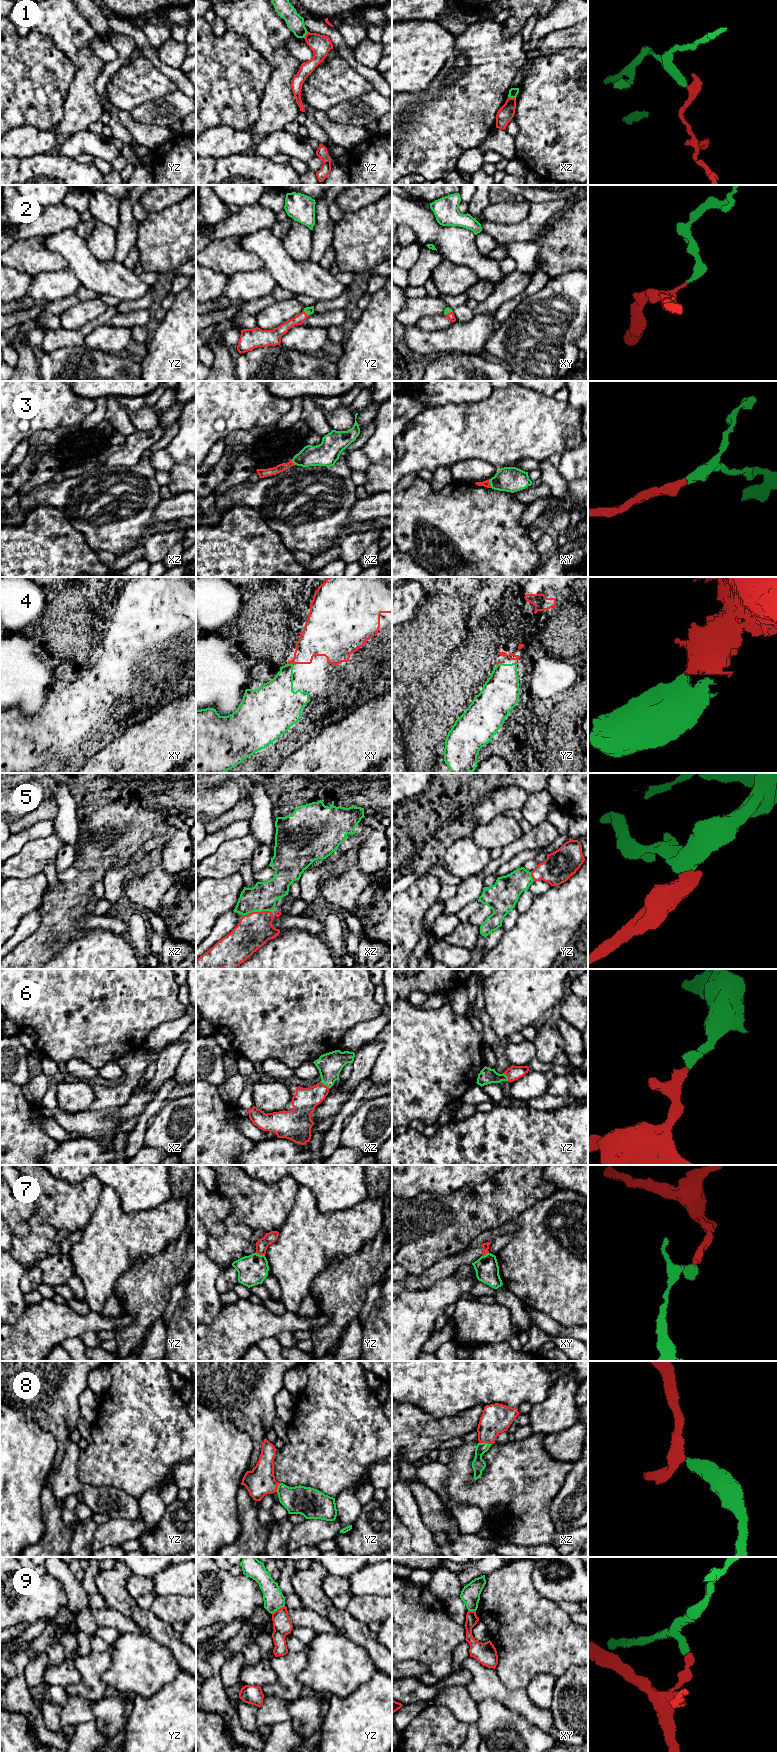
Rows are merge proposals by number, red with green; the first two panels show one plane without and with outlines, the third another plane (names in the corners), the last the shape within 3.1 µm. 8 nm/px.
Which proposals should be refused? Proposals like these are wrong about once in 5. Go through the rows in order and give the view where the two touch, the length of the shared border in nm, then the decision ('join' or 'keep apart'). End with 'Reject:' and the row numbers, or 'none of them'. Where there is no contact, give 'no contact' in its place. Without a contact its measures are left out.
1: xz | 70 nm | keep apart
2: yz | 60 nm | join
3: xy | 70 nm | join
4: xy | 50 nm | join
5: xz | 220 nm | join
6: xz | 100 nm | join
7: yz | 90 nm | keep apart
8: xz | 110 nm | join
9: yz | 130 nm | keep apart
Reject: 1, 7, 9

